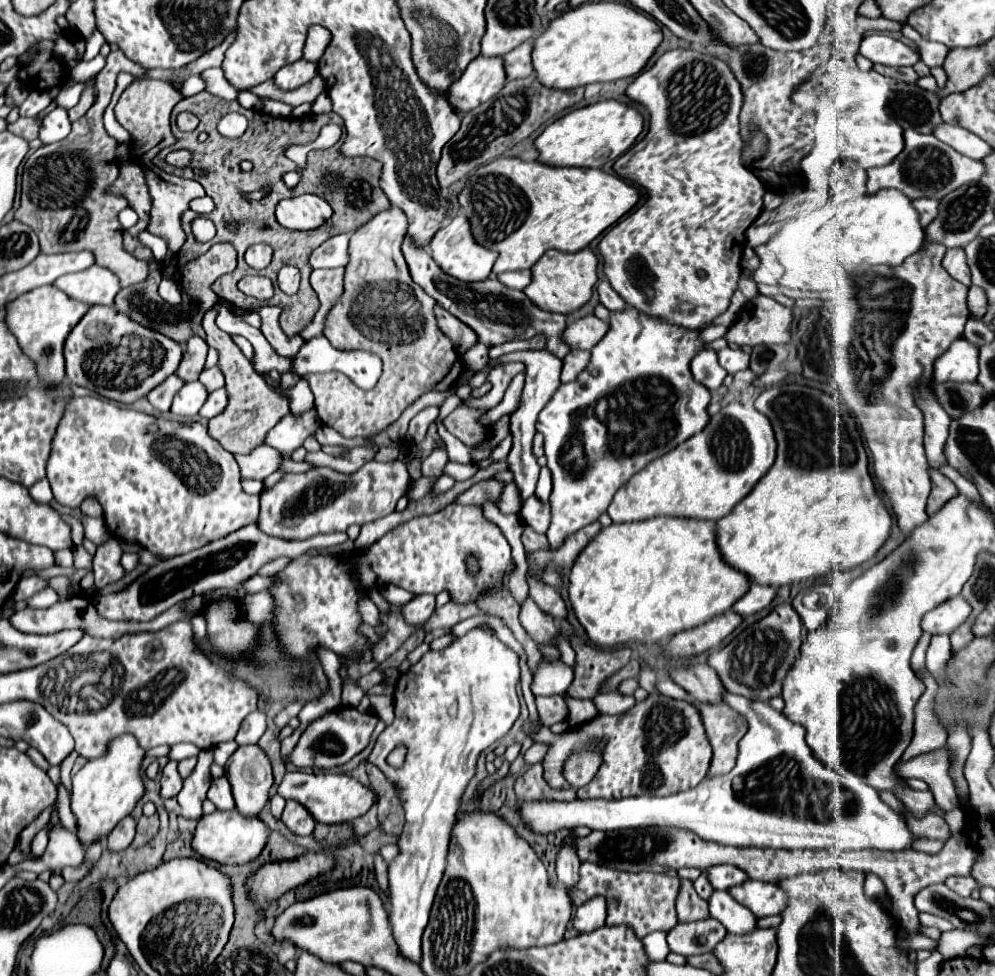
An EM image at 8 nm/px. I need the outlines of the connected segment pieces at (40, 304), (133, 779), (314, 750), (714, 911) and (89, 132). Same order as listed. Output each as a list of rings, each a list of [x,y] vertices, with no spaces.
[[[53,285],[27,291],[7,305],[7,315],[5,315],[7,327],[17,337],[23,355],[27,355],[35,363],[37,377],[43,385],[47,385],[49,391],[59,389],[63,385],[63,379],[65,379],[63,343],[87,309],[89,305],[71,299],[69,295],[55,289]]]
[[[127,733],[111,739],[107,743],[107,751],[101,757],[91,759],[79,773],[73,775],[71,811],[77,817],[77,835],[85,845],[103,839],[141,801],[147,791],[145,779],[141,775],[143,759],[145,751],[137,743],[137,739]]]
[[[357,709],[333,711],[327,717],[321,717],[317,721],[313,721],[313,725],[303,731],[297,747],[289,755],[289,761],[295,767],[323,767],[323,769],[329,769],[329,767],[335,767],[335,765],[343,765],[367,747],[369,737],[375,729],[375,723],[377,723],[377,715],[371,715],[371,713],[359,713]]]
[[[713,891],[709,899],[709,913],[719,919],[729,933],[749,935],[757,929],[757,917],[739,905],[727,891]]]
[[[111,51],[109,53],[109,61],[107,65],[101,69],[101,73],[97,75],[97,101],[93,103],[93,107],[73,123],[73,131],[61,141],[61,143],[51,143],[51,145],[43,145],[39,147],[33,155],[29,155],[29,159],[23,165],[23,189],[21,189],[21,205],[15,211],[15,219],[37,229],[39,225],[39,241],[41,241],[41,253],[65,253],[65,251],[91,251],[95,255],[95,263],[101,267],[111,269],[119,281],[121,287],[129,287],[135,285],[139,281],[143,281],[149,273],[147,263],[131,257],[121,243],[121,225],[117,221],[117,213],[127,207],[127,201],[123,197],[115,197],[115,195],[107,195],[105,189],[117,179],[117,159],[115,159],[115,147],[117,141],[111,139],[105,129],[103,129],[103,111],[111,101],[113,89],[115,89],[115,79],[119,71],[127,71],[133,77],[137,77],[139,73],[143,73],[145,69],[141,65],[135,65],[131,59],[127,59],[123,55],[123,51]]]

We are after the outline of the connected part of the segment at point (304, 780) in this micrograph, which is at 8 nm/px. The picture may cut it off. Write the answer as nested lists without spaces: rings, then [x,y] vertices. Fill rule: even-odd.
[[[305,771],[285,773],[283,783],[279,785],[279,795],[301,803],[313,815],[315,821],[325,823],[325,825],[349,823],[355,817],[367,813],[369,807],[375,803],[373,791],[365,789],[357,779],[349,775],[313,775]]]

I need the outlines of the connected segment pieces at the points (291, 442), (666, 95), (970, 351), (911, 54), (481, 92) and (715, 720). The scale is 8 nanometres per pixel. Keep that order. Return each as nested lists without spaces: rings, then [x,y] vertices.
[[[311,409],[311,413],[303,413],[301,417],[281,417],[281,421],[267,433],[265,443],[279,451],[281,465],[279,471],[283,473],[301,473],[307,471],[309,463],[295,463],[291,459],[291,453],[303,445],[303,441],[311,435],[315,435],[317,427],[321,425],[317,411]]]
[[[671,49],[667,53],[663,53],[653,67],[645,69],[643,73],[639,73],[627,87],[627,97],[635,103],[641,103],[651,119],[649,119],[649,133],[637,141],[629,151],[625,151],[613,165],[615,173],[621,179],[633,179],[633,183],[637,187],[643,189],[643,193],[647,195],[643,205],[635,209],[635,213],[625,215],[613,229],[607,229],[607,233],[603,235],[601,243],[599,243],[599,253],[605,259],[605,275],[611,281],[611,287],[615,287],[615,291],[619,291],[619,295],[633,305],[635,309],[647,313],[647,315],[655,315],[655,317],[663,317],[665,321],[671,321],[675,325],[683,325],[689,329],[699,329],[703,325],[709,325],[715,317],[719,317],[721,313],[727,311],[733,291],[737,289],[737,281],[741,275],[741,251],[745,247],[745,231],[747,227],[759,217],[759,213],[763,211],[763,185],[759,183],[759,179],[751,173],[751,169],[745,169],[745,165],[741,163],[741,135],[739,135],[739,113],[743,107],[743,89],[741,83],[735,79],[731,67],[719,59],[717,55],[709,55],[709,53],[699,53],[699,51],[691,51],[691,49]]]
[[[959,339],[941,357],[937,357],[933,381],[967,383],[967,381],[975,381],[977,375],[979,375],[977,347],[965,339]]]
[[[883,33],[867,35],[861,41],[859,51],[863,57],[871,59],[873,63],[881,63],[889,67],[905,67],[905,65],[915,65],[919,61],[919,55],[911,47]]]
[[[501,57],[473,59],[461,77],[451,83],[447,101],[457,113],[467,113],[487,99],[495,97],[505,83],[505,69]]]
[[[697,701],[693,703],[699,707],[709,743],[713,747],[713,759],[707,777],[725,775],[735,765],[737,741],[747,731],[747,723],[727,703],[719,703],[719,705],[703,705]]]

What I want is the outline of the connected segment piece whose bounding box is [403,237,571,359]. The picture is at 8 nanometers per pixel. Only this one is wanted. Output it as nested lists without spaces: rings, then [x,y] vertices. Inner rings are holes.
[[[405,237],[403,241],[403,255],[409,265],[411,277],[417,285],[425,289],[427,295],[431,295],[441,309],[463,321],[465,325],[471,325],[471,329],[477,333],[479,341],[489,345],[499,345],[511,339],[531,339],[535,335],[545,335],[551,341],[551,351],[563,359],[569,353],[569,345],[563,339],[565,331],[565,317],[559,313],[541,313],[541,309],[535,309],[531,301],[527,301],[523,291],[513,291],[501,285],[497,279],[485,279],[479,283],[465,283],[455,277],[449,277],[441,271],[441,267],[433,261],[433,257],[427,253],[425,247],[413,243],[411,237]]]

